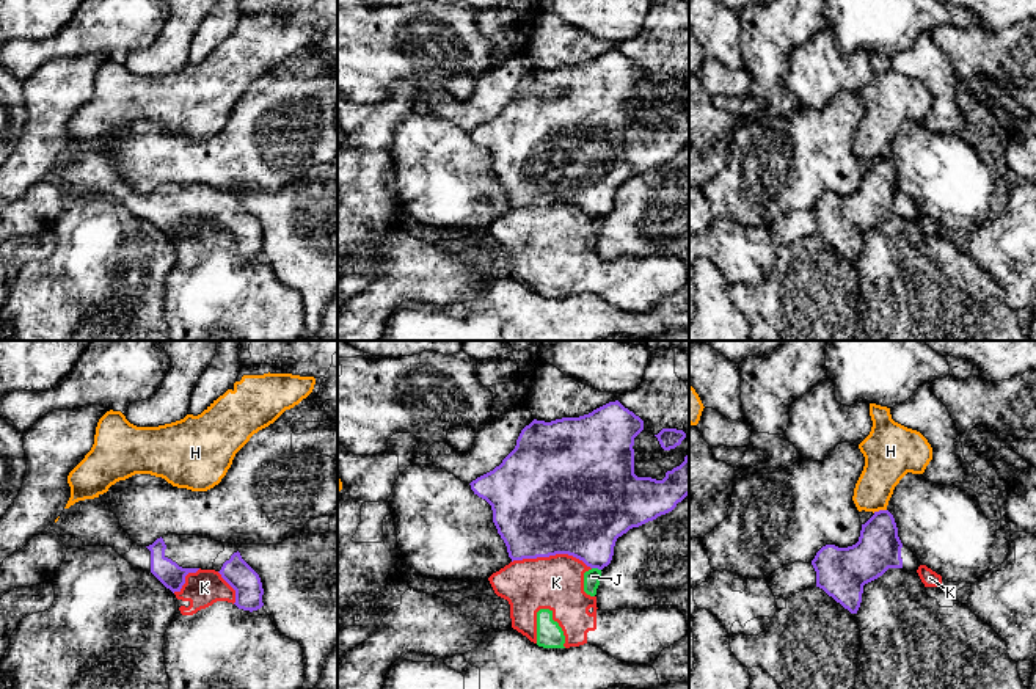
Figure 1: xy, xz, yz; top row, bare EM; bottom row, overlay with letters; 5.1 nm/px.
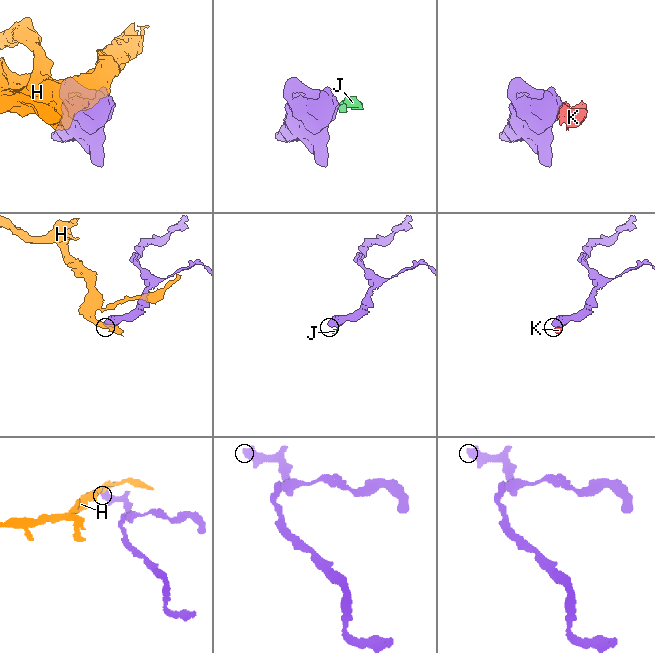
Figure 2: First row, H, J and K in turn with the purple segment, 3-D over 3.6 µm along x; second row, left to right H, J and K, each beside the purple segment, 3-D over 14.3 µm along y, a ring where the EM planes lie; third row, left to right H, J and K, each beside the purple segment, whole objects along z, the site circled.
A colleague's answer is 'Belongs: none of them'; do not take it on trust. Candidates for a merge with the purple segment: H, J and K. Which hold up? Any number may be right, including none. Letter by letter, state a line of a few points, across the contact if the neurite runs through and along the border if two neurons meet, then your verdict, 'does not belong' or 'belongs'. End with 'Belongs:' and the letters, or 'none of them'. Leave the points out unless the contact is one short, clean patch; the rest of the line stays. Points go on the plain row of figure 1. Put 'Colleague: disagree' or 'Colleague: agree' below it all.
H: line yz (886, 157), (873, 160); does not belong
J: line xz (592, 215), (600, 218); does not belong
K: does not belong
Belongs: none of them
Colleague: agree

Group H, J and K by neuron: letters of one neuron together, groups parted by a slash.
H / J K

